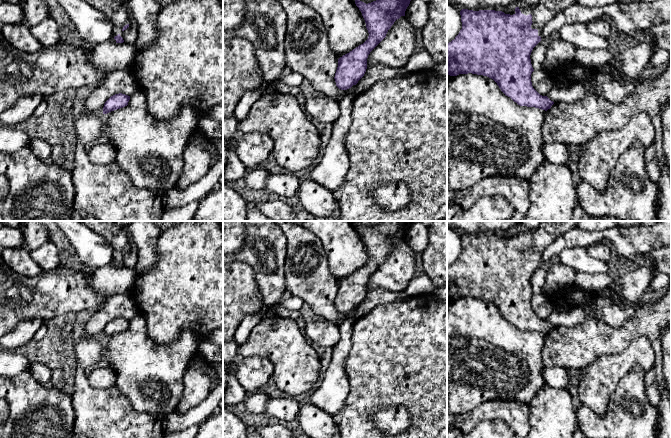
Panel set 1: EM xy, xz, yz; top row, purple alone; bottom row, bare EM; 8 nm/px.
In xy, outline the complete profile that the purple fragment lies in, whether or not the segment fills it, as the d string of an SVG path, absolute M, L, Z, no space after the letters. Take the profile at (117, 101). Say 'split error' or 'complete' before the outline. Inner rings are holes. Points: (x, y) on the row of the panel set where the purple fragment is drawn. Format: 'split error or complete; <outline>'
complete; M119 93L111 96L104 104L103 114L123 108L128 105L130 96Z

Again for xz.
complete; M355 0L362 13L368 30L368 39L349 53L338 59L335 73L336 86L347 90L364 76L370 52L386 37L388 30L405 11L411 0L376 0L364 3Z

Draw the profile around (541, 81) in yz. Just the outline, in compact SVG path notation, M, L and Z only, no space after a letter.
M543 69L534 70L531 74L533 88L542 96L547 96L553 87L553 81L550 75Z

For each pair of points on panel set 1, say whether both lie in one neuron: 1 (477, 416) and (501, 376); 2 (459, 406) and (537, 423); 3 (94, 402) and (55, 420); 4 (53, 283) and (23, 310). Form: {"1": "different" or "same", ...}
{"1": "different", "2": "different", "3": "different", "4": "same"}

